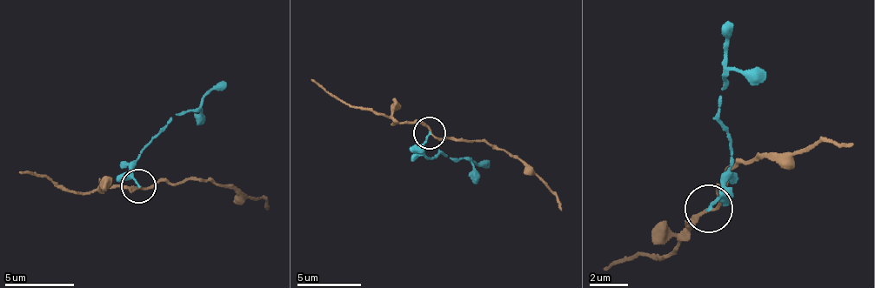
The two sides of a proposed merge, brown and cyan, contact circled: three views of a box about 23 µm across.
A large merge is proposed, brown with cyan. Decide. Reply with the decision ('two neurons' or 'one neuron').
two neurons

